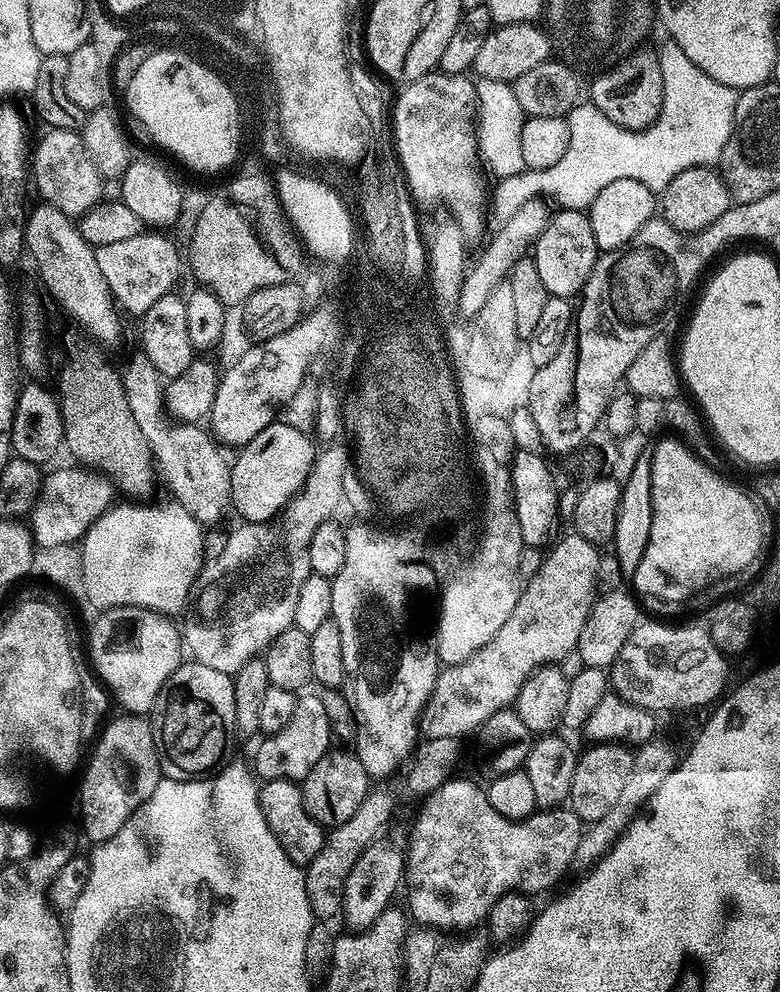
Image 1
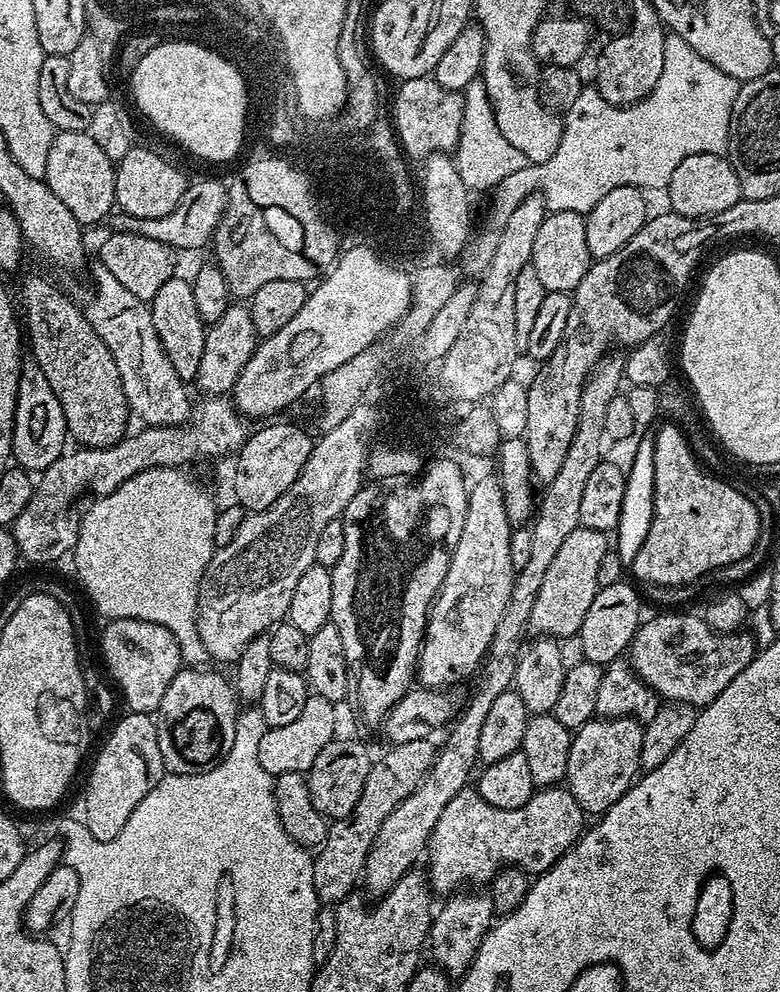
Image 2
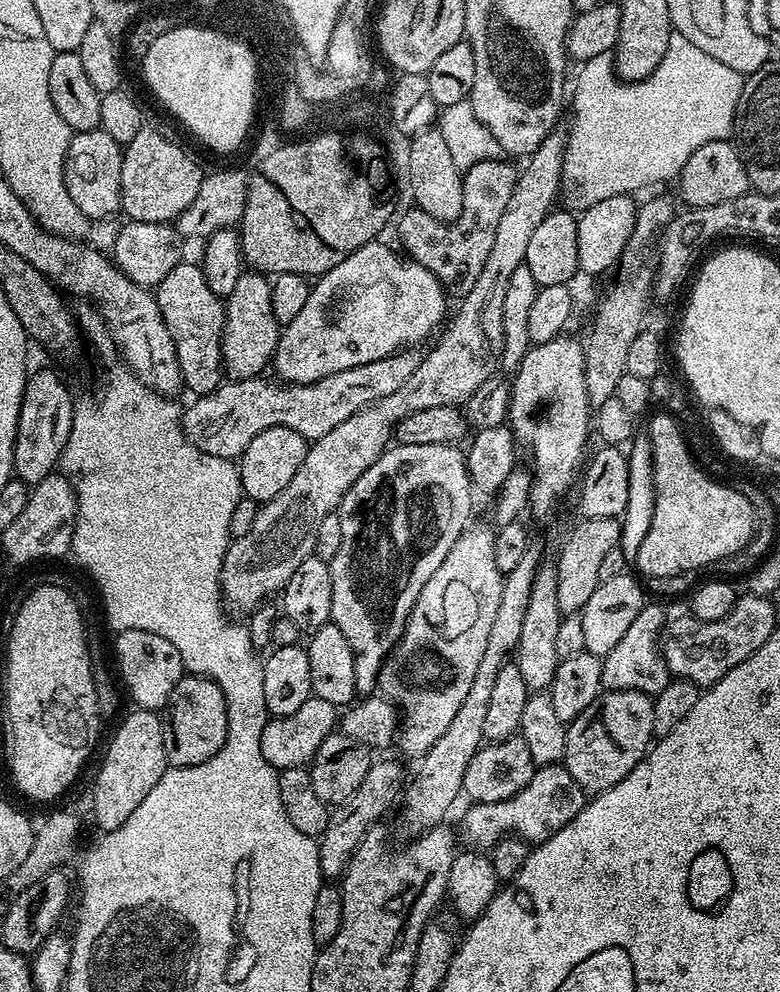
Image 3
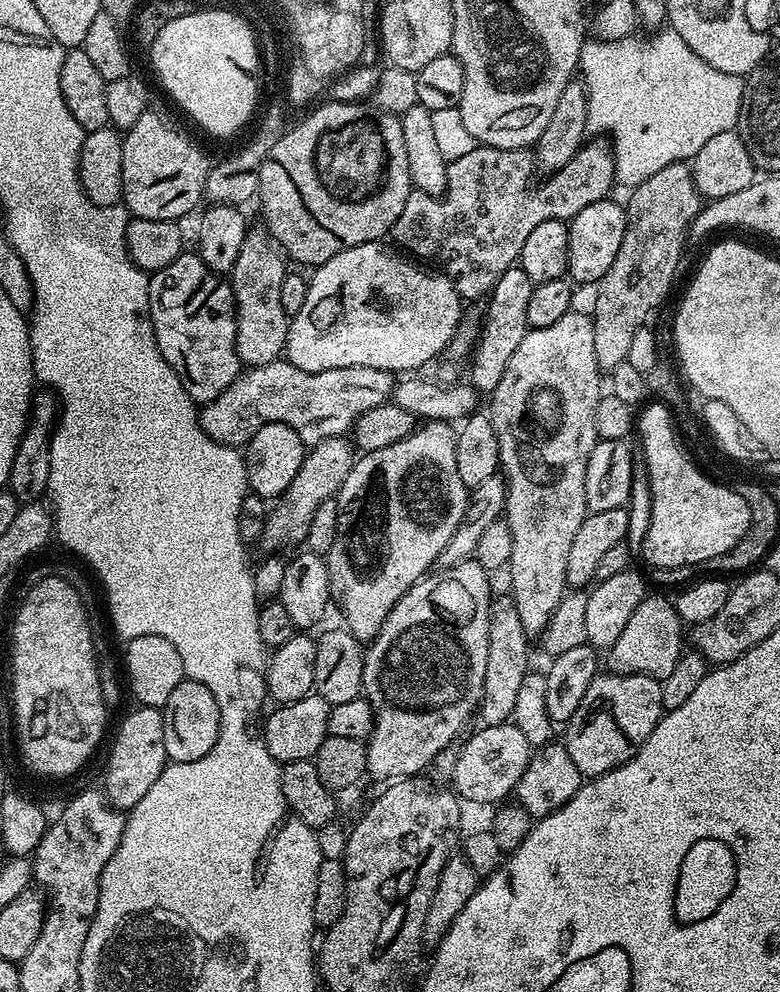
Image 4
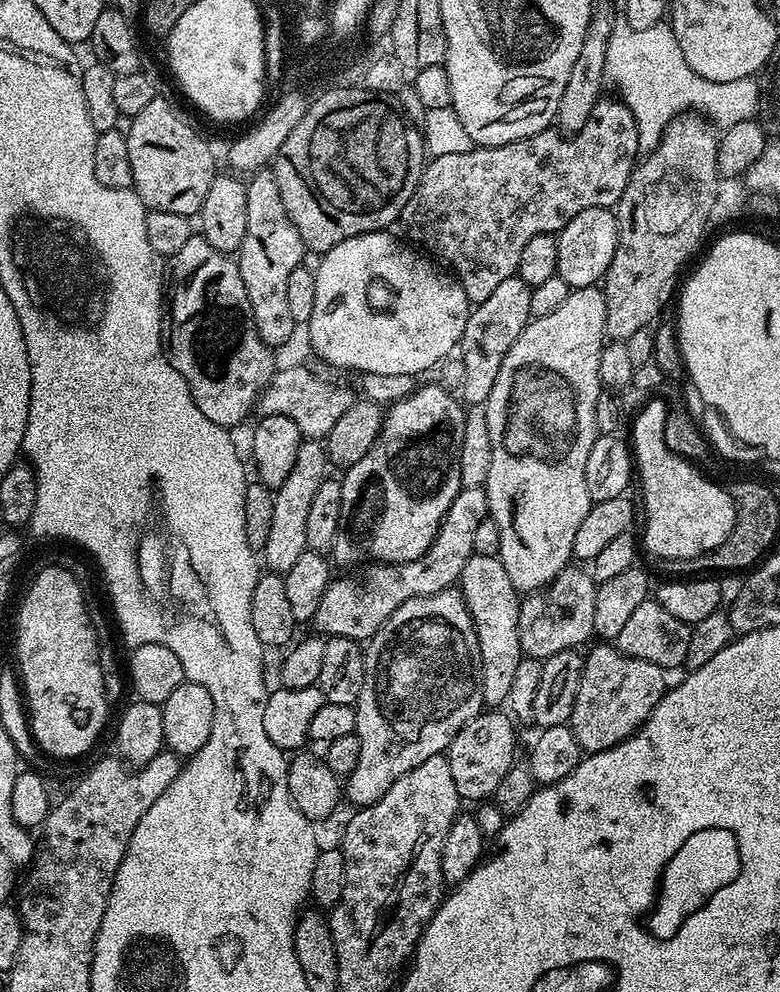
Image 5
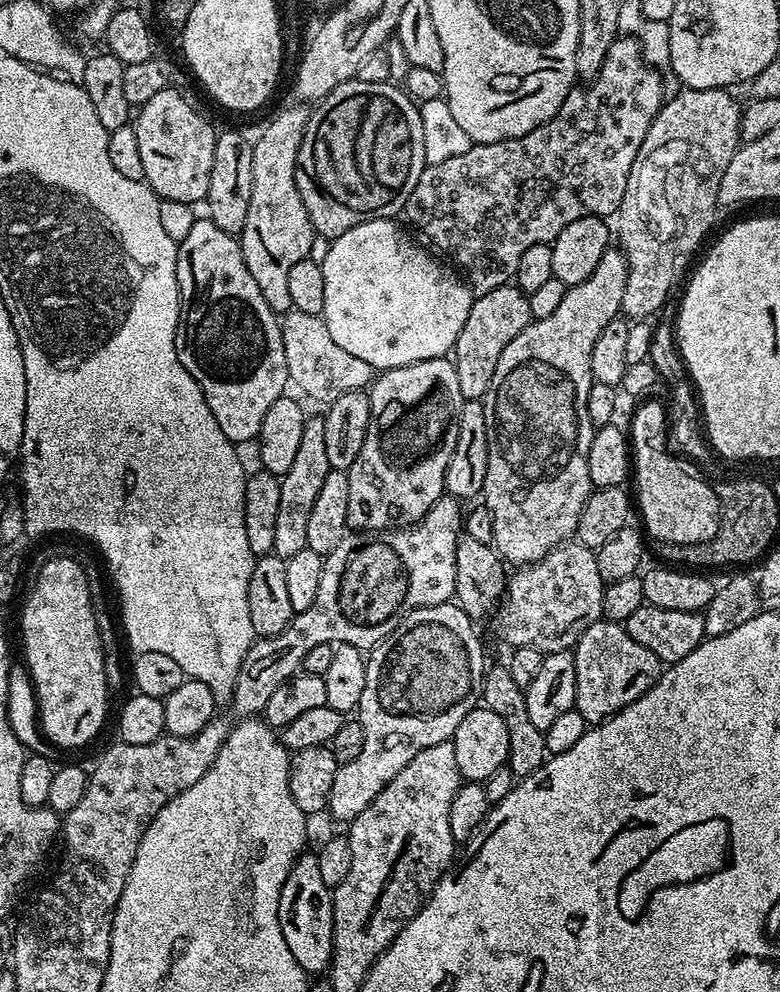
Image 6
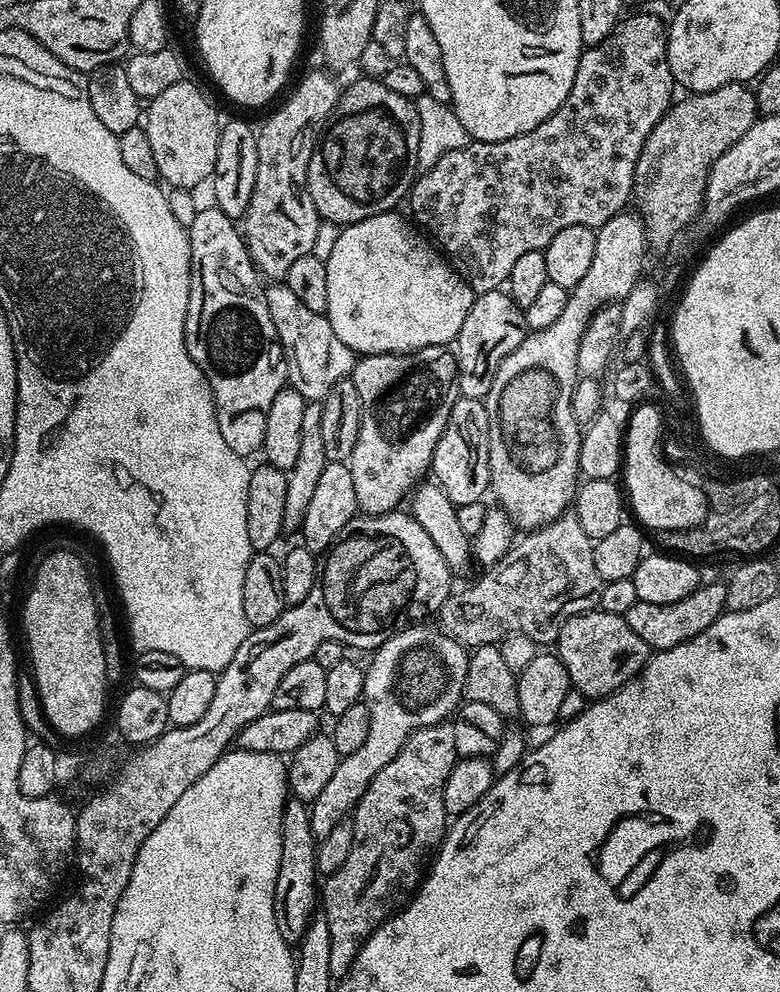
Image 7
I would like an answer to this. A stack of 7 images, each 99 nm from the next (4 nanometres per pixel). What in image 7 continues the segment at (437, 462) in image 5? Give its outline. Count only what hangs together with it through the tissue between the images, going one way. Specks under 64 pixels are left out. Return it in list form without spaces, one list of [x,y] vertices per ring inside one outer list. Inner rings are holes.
[[[426,346],[417,352],[360,356],[350,379],[360,399],[358,442],[350,457],[354,492],[358,494],[358,509],[363,515],[381,516],[397,511],[414,485],[429,475],[434,446],[438,446],[438,438],[442,438],[442,430],[446,430],[446,422],[450,422],[450,410],[454,410],[458,399],[456,357],[444,346]]]

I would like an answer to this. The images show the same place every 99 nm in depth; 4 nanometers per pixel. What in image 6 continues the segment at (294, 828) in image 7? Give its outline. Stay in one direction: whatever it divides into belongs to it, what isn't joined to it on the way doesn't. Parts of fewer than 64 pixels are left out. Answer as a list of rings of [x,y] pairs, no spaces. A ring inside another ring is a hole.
[[[304,852],[297,856],[279,894],[278,914],[282,938],[298,966],[310,976],[325,973],[332,961],[333,900],[331,889],[319,873],[315,853]]]

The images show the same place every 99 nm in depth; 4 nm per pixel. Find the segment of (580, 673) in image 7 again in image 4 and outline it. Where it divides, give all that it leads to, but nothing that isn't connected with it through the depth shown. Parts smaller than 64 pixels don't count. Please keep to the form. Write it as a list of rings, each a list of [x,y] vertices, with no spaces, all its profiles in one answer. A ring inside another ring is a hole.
[[[601,671],[590,682],[582,706],[563,725],[562,743],[581,777],[595,778],[630,762],[644,745],[666,709],[662,702],[661,681],[642,674]]]

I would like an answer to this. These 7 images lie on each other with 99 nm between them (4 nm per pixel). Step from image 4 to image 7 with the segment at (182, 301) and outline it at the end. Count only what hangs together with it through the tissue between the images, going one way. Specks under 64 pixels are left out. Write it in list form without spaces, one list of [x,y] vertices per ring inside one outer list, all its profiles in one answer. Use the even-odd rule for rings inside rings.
[[[215,206],[201,207],[187,230],[192,250],[192,277],[184,327],[186,348],[190,358],[198,362],[210,382],[210,390],[216,403],[218,430],[222,430],[226,446],[230,446],[234,454],[252,458],[255,452],[257,455],[264,447],[266,414],[270,414],[275,396],[288,384],[283,346],[267,306],[265,285],[256,263],[248,253],[248,246],[244,243],[237,221],[222,214],[222,210]]]

